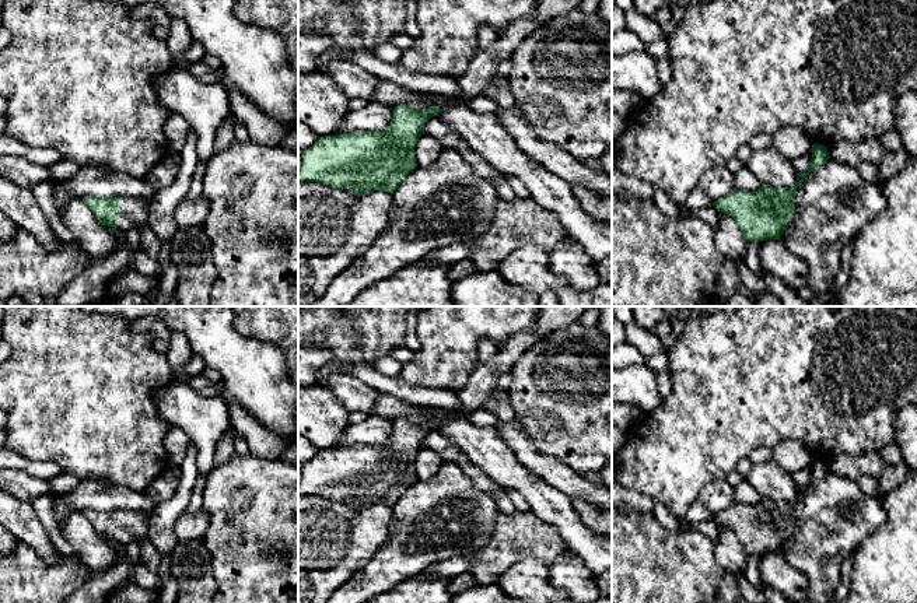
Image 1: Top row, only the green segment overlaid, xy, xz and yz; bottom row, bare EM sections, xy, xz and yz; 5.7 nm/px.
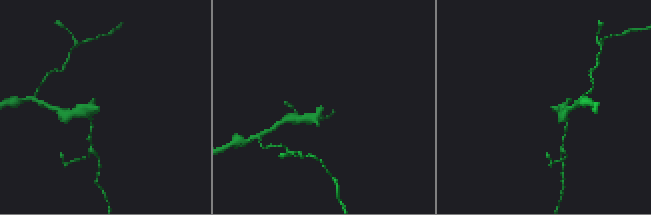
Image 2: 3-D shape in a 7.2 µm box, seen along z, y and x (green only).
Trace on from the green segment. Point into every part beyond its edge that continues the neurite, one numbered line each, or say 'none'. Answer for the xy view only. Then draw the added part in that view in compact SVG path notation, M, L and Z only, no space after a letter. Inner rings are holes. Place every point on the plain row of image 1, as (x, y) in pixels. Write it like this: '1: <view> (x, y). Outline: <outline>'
1: xy (132, 525). Outline: M125 511L120 513L118 527L118 541L127 544L132 540L139 540L147 536L150 515L134 511Z

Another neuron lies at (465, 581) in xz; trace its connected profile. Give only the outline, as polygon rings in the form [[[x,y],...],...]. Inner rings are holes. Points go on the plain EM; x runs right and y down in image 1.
[[[463,572],[448,578],[448,590],[452,595],[461,593],[476,586],[475,576],[470,572]]]

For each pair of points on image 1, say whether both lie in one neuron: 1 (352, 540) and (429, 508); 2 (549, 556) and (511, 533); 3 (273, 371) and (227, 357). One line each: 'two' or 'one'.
1: two
2: one
3: one

